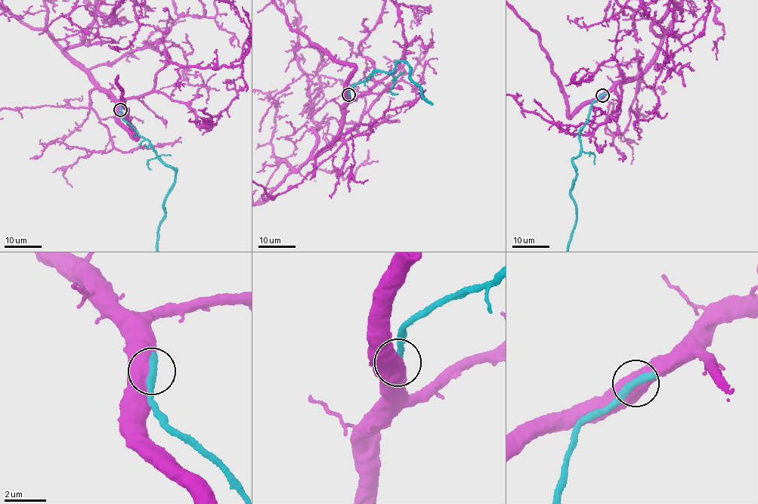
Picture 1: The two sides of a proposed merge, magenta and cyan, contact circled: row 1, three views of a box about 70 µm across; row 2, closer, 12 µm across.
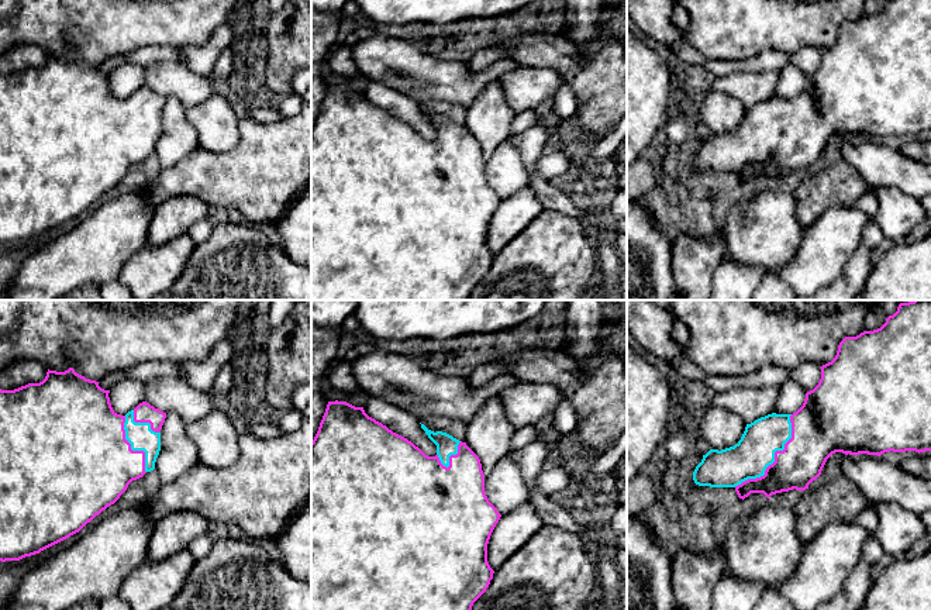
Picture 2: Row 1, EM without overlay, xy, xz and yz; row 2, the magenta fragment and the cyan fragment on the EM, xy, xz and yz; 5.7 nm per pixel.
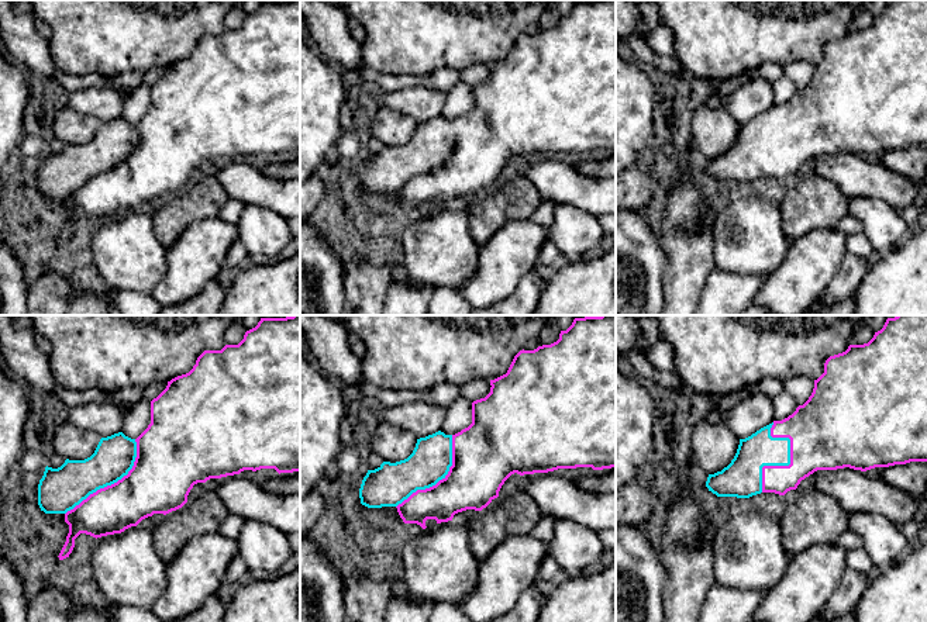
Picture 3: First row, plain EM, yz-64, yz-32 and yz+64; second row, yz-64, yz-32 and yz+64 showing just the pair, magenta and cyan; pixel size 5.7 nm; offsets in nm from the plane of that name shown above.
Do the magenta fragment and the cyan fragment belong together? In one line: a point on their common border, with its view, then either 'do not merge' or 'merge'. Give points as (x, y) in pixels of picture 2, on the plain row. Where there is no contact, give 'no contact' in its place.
meets magenta in yz at (775, 141); merge

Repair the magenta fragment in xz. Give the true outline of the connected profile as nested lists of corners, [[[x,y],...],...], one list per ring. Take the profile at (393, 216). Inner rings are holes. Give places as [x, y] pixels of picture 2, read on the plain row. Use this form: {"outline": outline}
{"outline": [[[328,86],[323,104],[320,107],[318,116],[311,125],[311,300],[469,300],[473,287],[486,276],[493,263],[494,255],[487,247],[487,228],[490,220],[499,207],[501,199],[489,186],[485,178],[485,159],[482,155],[482,148],[479,141],[466,130],[452,120],[442,116],[431,116],[424,108],[421,113],[425,116],[428,123],[437,130],[437,139],[428,141],[418,131],[415,131],[407,123],[393,117],[382,107],[369,101],[363,92],[355,92],[346,86]]]}

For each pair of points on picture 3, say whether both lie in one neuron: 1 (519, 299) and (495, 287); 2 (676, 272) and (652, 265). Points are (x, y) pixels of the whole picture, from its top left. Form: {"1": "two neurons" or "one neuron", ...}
{"1": "two neurons", "2": "two neurons"}

